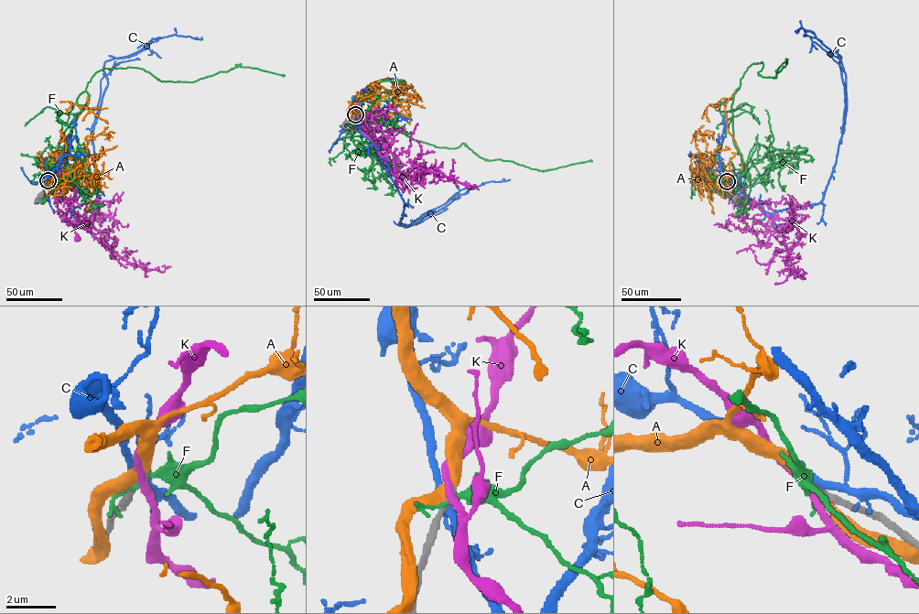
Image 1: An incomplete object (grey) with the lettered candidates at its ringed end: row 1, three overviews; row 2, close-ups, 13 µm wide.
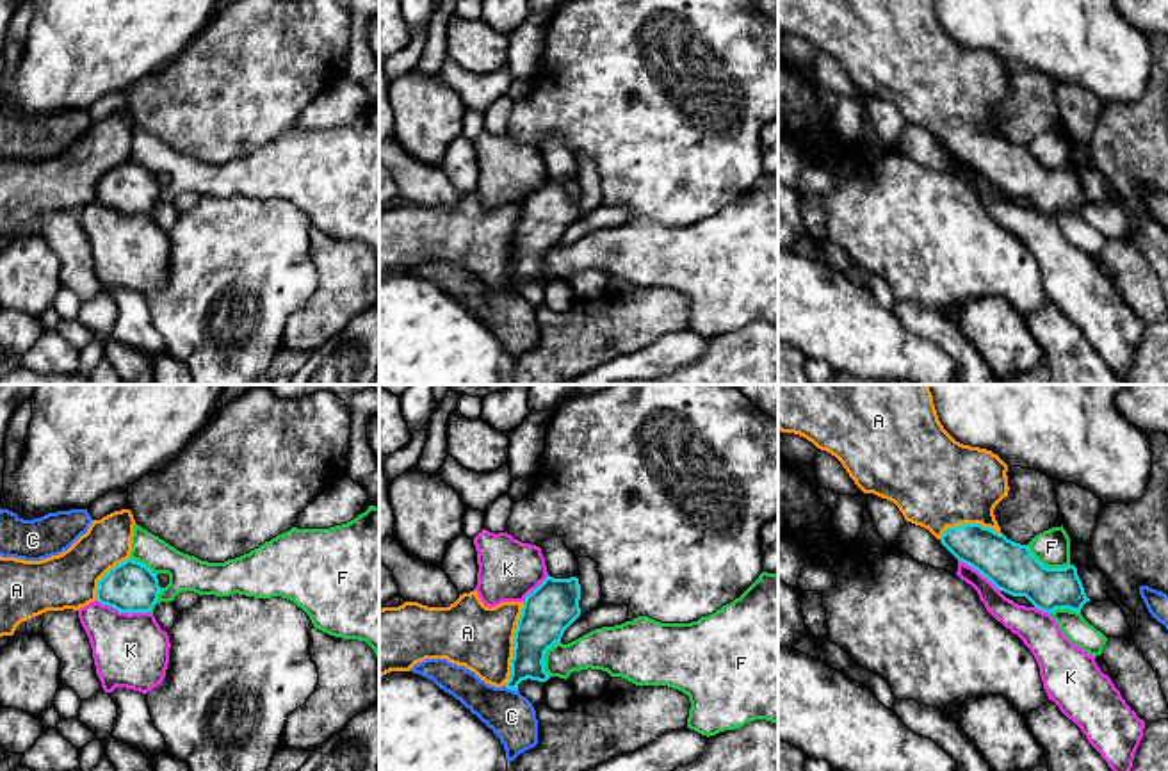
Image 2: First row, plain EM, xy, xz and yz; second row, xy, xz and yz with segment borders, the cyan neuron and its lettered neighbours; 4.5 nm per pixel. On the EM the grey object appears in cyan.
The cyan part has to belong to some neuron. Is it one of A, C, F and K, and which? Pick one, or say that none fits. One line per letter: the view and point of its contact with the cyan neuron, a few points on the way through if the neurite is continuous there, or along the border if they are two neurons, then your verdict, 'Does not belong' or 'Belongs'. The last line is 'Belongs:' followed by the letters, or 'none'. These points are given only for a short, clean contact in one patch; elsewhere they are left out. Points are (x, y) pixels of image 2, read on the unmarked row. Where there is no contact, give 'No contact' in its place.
A: Touches cyan at xz (513, 243). Belongs
C: Touches cyan at xz (511, 289). Does not belong
F: Touches cyan at yz (1046, 168). Does not belong
K: Touches cyan at xy (123, 212). Does not belong
Belongs: A

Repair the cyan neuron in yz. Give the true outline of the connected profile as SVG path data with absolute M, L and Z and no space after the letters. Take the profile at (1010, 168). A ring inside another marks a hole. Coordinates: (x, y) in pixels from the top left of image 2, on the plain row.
M778 0L778 30L794 34L835 57L864 94L894 103L906 123L928 130L961 164L977 171L997 191L1026 198L1036 210L1081 214L1090 203L1077 169L1043 167L1027 146L1008 141L995 121L995 107L1008 98L1008 66L992 52L956 43L940 25L933 0Z

